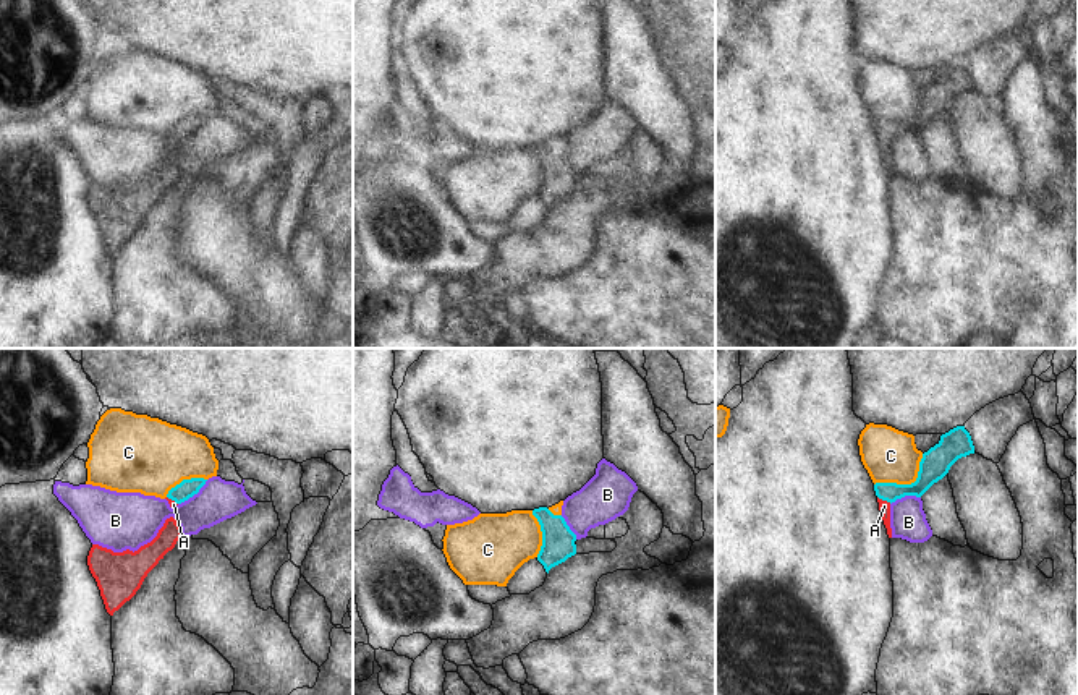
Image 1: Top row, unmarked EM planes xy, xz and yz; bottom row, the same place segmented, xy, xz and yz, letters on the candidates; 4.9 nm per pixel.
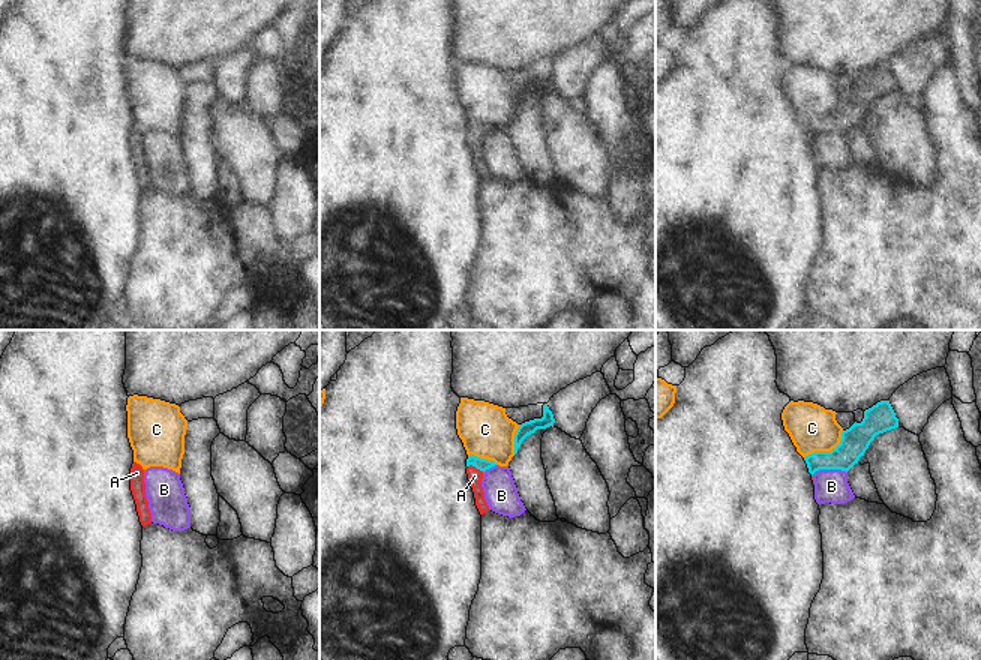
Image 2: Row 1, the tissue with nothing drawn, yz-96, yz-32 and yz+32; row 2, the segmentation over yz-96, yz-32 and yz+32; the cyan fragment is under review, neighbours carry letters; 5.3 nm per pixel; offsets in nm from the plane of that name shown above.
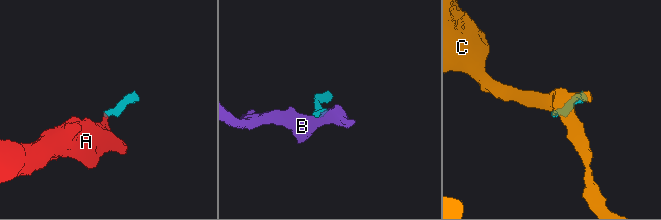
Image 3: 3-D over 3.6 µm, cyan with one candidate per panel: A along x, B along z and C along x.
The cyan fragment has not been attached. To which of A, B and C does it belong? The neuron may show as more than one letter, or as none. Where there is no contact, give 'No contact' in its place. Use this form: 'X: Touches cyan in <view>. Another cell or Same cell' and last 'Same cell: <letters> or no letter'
A: Touches cyan in yz. Same cell
B: Touches cyan in xy. Another cell
C: Touches cyan in yz. Another cell
Same cell: A

